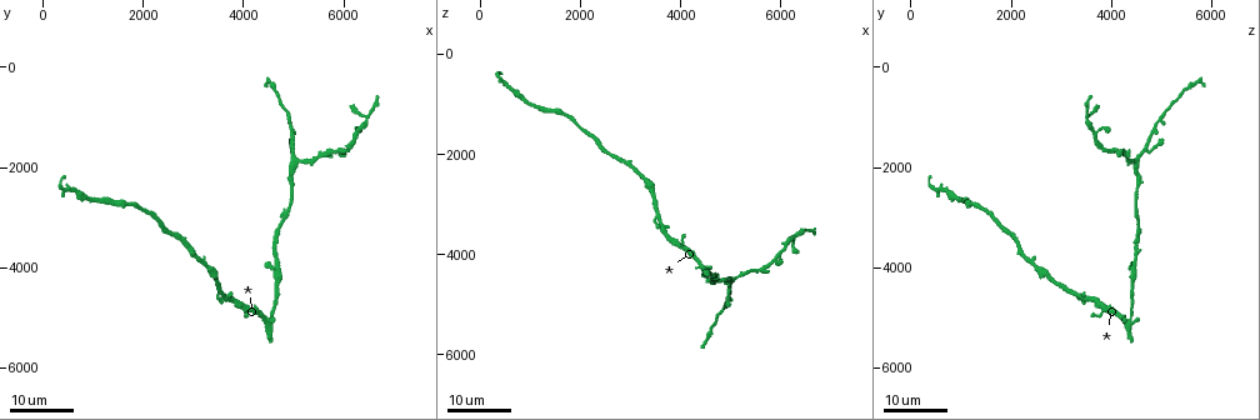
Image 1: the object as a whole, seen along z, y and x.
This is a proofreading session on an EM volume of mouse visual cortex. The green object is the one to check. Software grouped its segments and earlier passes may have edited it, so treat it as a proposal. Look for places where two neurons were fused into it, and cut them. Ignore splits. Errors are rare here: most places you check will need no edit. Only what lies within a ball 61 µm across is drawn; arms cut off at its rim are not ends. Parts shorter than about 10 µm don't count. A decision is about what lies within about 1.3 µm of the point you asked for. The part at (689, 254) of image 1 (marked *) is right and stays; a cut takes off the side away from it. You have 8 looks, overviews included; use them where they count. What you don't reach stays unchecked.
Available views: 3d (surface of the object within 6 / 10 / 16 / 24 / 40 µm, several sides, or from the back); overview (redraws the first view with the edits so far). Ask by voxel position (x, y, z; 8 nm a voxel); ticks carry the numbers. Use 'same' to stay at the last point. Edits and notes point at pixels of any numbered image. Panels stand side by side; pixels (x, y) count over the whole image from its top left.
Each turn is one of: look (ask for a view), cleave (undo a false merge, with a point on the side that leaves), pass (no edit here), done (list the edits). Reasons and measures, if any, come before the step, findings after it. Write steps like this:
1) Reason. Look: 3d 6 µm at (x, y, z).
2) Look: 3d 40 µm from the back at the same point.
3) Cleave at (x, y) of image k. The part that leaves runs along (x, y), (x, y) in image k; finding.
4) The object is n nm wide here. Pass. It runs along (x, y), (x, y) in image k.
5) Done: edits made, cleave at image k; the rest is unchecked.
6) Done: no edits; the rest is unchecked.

A narrow waist. Look: 3d 16 µm at (4950, 1100, 4900).

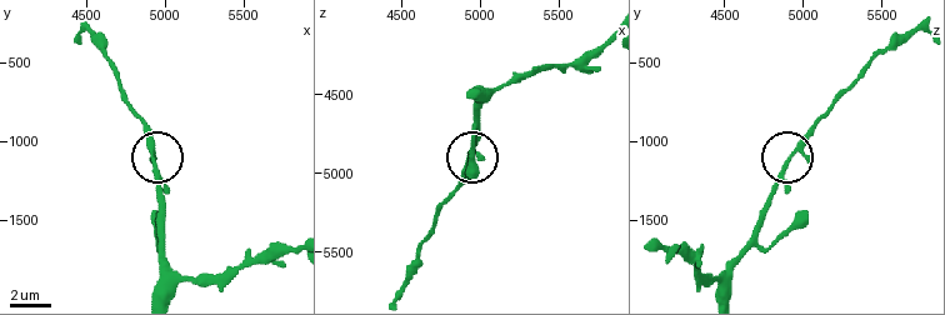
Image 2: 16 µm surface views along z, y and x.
Look: 3d 10 µm at (4940, 1140, 4880).

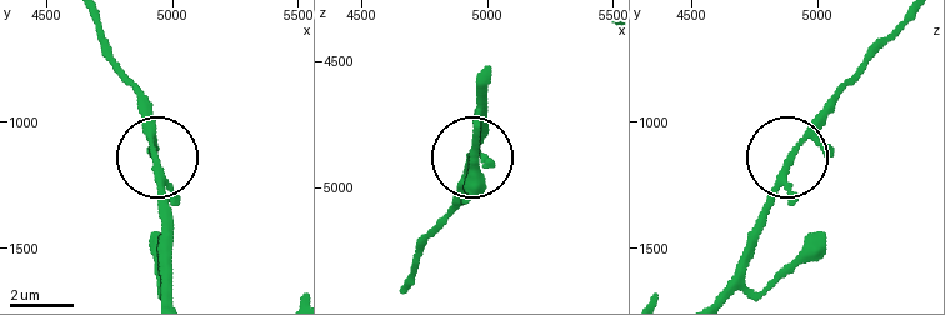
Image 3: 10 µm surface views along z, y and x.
Look: 3d 10 µm from the back at (4930, 1150, 4900).

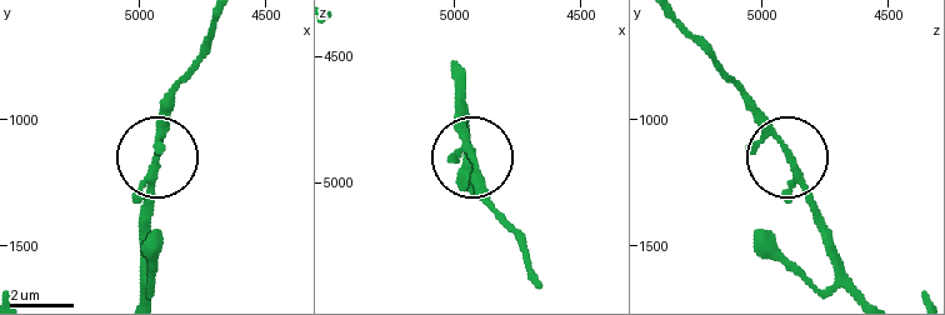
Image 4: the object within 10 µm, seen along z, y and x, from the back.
Pass. It runs along (461, 75), (461, 143), (494, 218) in image 4; one neuron here.

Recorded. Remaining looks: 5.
Three arms meet. Look: 3d 24 µm at (5100, 1800, 4500).

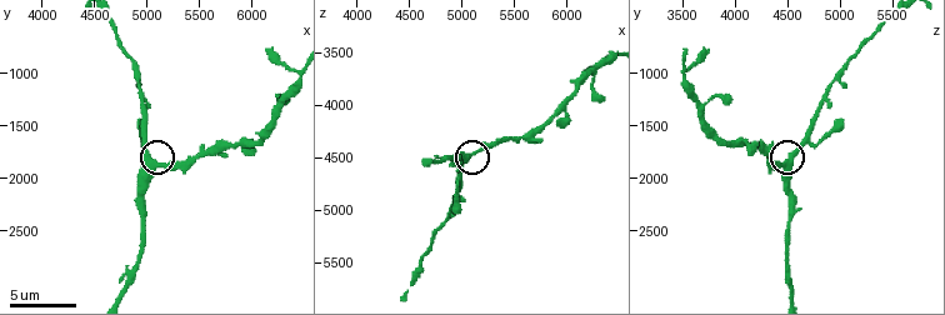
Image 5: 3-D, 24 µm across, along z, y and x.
Look: 3d 6 µm at (5060, 1860, 4500).

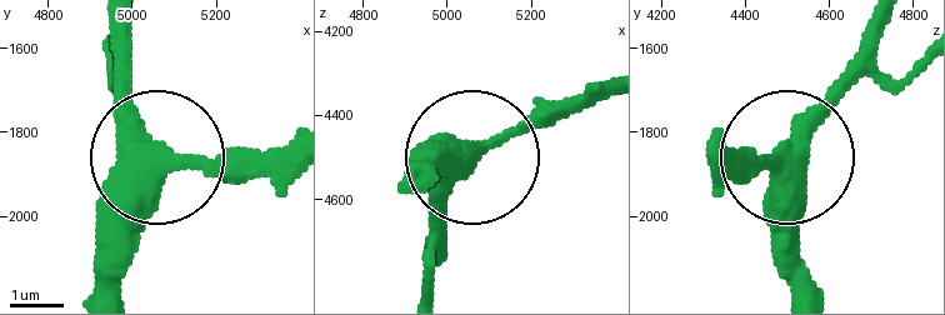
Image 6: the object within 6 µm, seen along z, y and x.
Pass. It runs along (106, 293), (111, 239), (156, 159), (125, 69) in image 6; one neuron here.

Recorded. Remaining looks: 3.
Calibre changes. Look: 3d 10 µm at (6360, 1180, 3580).

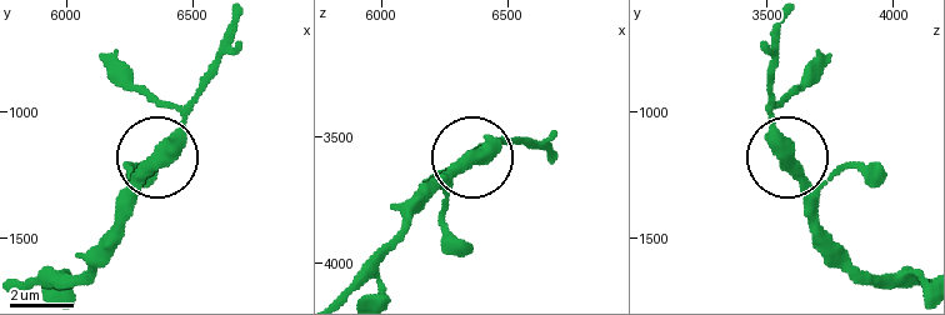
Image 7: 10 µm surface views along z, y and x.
Pass. It runs along (916, 284), (876, 279), (828, 233), (774, 128), (771, 74) in image 7; continuous, no second neuron.

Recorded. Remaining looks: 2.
A narrow waist. Look: 3d 24 µm at (3250, 3950, 2500).

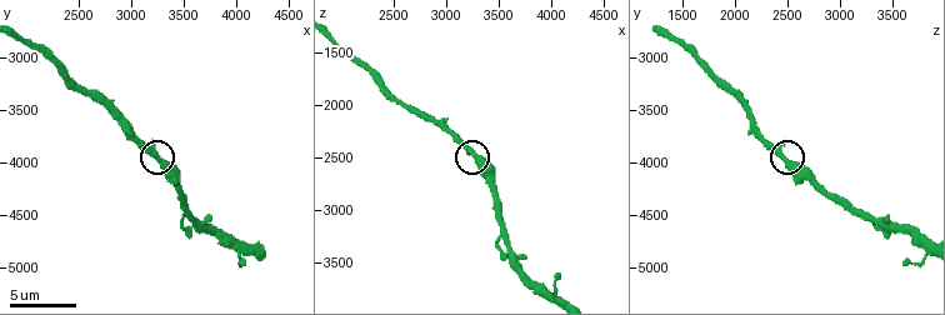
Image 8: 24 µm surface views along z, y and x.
Look: 3d 10 µm at (3260, 3980, 2480).

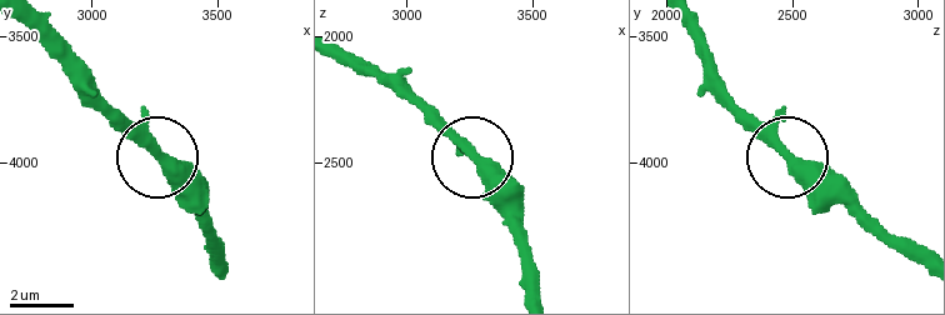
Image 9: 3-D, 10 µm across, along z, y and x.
Pass. It runs along (920, 264), (863, 229), (729, 103) in image 9; continuous, no second neuron.

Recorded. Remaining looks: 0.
Done: no edits; the rest is unchecked.

